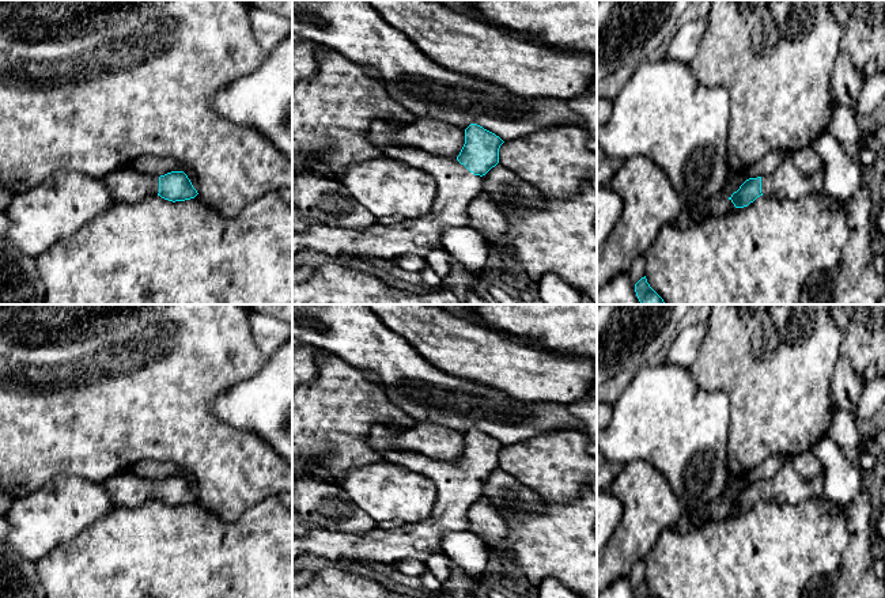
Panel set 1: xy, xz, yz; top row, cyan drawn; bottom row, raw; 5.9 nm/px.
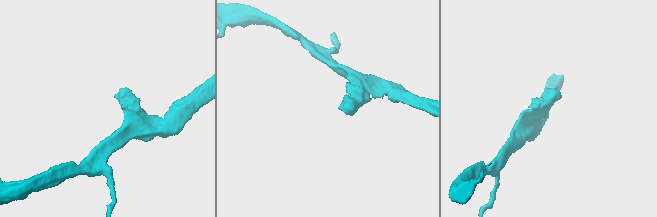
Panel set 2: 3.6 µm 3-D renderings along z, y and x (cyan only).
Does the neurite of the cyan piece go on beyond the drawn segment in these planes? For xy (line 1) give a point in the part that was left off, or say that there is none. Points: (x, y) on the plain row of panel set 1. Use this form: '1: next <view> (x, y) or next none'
1: next xy (125, 488)

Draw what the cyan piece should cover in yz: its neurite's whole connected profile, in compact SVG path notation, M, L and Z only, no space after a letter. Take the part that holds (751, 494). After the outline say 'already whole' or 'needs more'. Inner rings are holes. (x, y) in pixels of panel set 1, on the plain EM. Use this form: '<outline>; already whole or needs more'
M784 457L779 472L771 480L746 484L729 504L735 512L744 512L760 500L795 504L802 500L820 497L822 492L824 474L805 480L795 470L791 458Z; needs more

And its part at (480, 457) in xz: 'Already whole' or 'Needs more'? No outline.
Needs more

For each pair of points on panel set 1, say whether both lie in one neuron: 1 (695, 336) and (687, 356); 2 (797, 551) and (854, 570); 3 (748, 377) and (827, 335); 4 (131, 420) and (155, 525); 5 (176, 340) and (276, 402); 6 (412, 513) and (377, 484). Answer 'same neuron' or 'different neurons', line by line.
1: same neuron
2: different neurons
3: same neuron
4: different neurons
5: different neurons
6: same neuron

